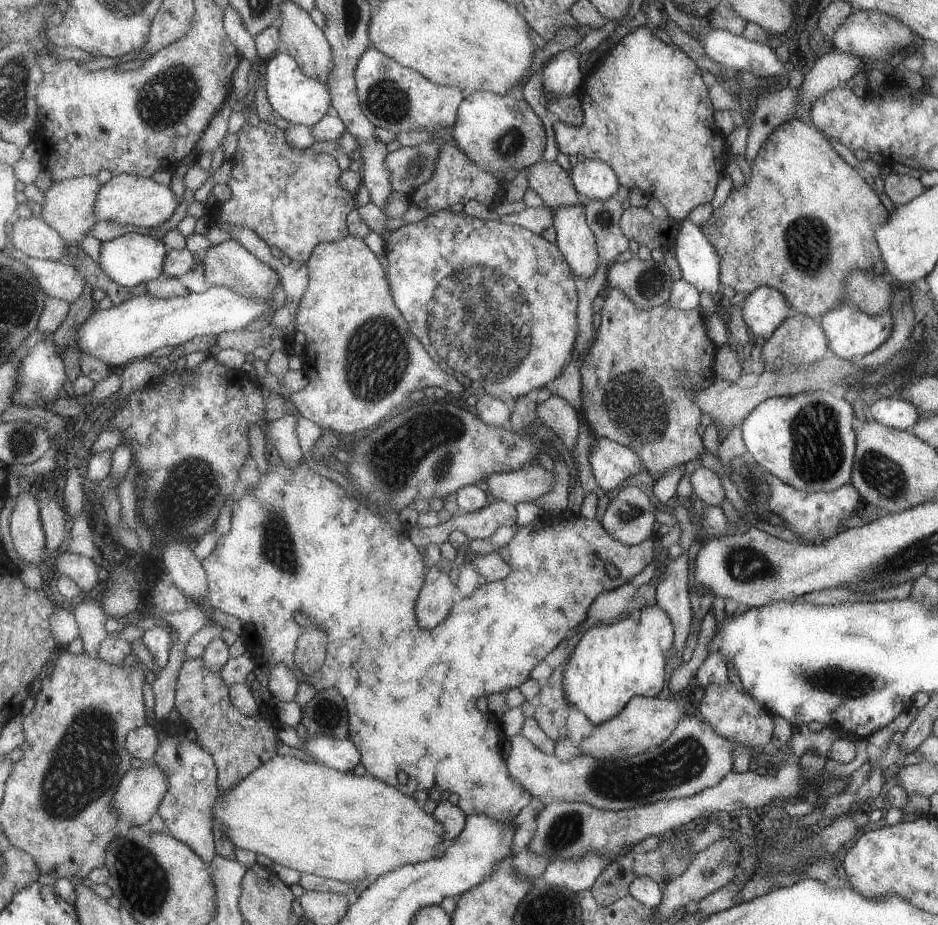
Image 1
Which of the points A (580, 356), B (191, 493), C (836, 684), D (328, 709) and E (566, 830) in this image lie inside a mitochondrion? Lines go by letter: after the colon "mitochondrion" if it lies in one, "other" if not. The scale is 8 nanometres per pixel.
A: other
B: mitochondrion
C: mitochondrion
D: mitochondrion
E: mitochondrion

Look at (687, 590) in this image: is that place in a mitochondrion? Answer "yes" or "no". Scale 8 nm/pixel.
no

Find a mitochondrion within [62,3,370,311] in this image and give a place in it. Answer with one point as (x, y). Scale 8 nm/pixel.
(165, 100)

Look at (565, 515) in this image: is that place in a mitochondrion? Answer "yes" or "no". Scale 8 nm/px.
no

